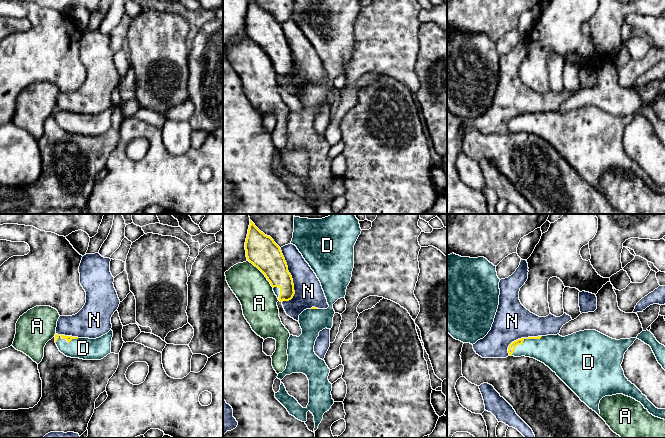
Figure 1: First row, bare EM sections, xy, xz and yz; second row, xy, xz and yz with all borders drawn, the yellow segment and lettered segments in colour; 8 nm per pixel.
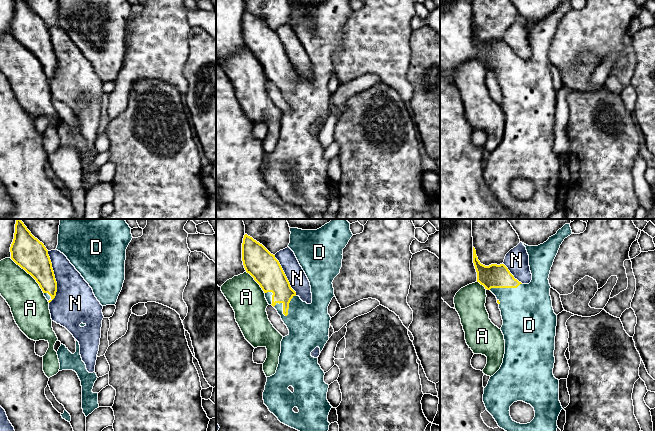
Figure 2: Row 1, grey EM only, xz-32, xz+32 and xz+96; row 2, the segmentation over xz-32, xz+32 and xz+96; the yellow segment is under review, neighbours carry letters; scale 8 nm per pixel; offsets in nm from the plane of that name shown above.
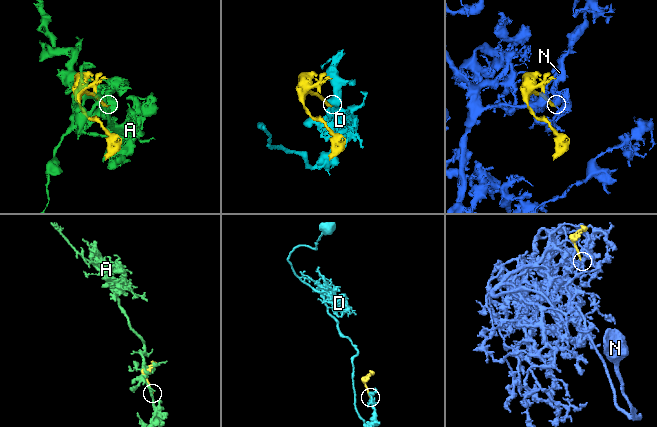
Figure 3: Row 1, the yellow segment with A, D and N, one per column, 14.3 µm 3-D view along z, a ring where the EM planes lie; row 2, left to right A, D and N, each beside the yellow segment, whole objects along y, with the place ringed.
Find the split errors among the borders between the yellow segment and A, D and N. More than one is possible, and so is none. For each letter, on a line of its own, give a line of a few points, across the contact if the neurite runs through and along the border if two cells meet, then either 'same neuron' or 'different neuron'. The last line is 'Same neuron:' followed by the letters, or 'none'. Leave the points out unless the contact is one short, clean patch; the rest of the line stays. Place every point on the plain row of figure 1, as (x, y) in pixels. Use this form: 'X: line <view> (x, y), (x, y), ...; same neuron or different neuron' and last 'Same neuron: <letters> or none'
A: different neuron
D: same neuron
N: different neuron
Same neuron: D

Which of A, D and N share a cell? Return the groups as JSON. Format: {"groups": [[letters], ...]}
{"groups": [["A"], ["D"], ["N"]]}

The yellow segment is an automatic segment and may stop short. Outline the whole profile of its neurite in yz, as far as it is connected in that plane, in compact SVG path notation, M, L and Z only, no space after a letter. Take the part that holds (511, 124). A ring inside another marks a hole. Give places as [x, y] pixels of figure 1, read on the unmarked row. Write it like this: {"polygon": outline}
{"polygon": "M584 106L562 113L547 111L521 114L512 118L508 129L514 133L534 134L548 142L556 151L584 178L590 185L600 190L599 179L605 172L623 170L640 178L650 190L665 196L665 185L656 184L645 171L624 151L621 140L624 130L636 115L649 121L665 146L665 122L660 120L654 111L646 106L636 114L612 115L596 106Z"}

